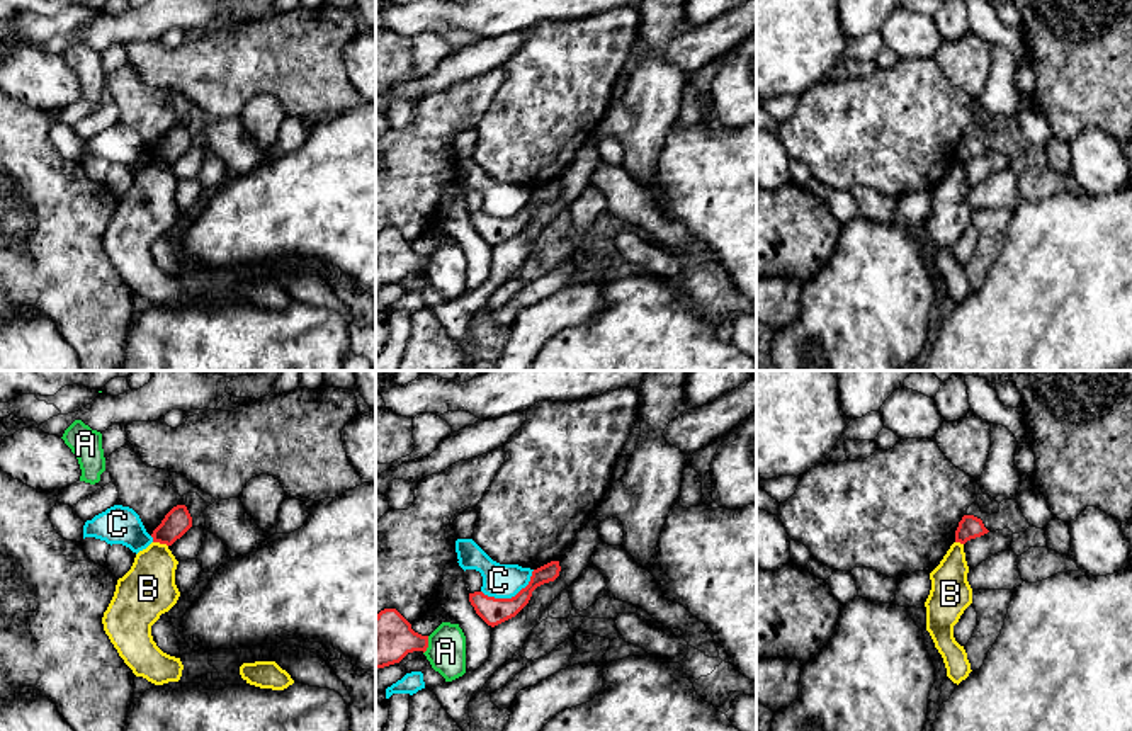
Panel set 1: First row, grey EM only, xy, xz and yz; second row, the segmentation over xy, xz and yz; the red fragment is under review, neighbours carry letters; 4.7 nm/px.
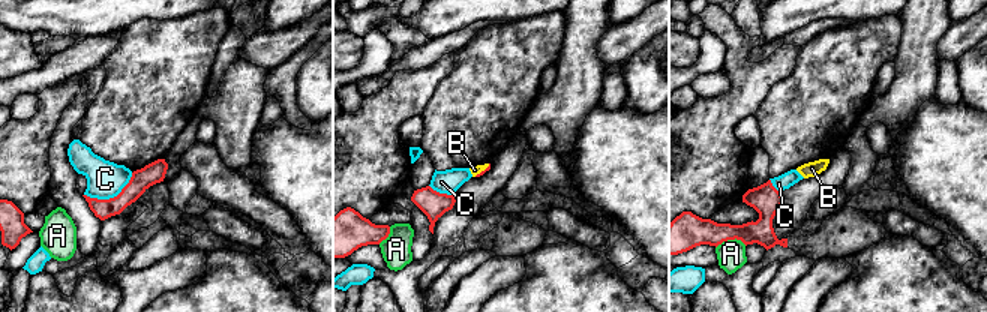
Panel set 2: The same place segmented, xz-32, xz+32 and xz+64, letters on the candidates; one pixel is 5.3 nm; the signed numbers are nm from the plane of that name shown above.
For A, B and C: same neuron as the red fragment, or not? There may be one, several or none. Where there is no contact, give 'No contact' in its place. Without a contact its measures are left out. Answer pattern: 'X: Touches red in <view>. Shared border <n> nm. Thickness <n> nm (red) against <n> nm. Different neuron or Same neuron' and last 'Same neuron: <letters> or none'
A: Touches red in xz. Shared border 90 nm. Thickness 240 nm (red) against 180 nm. Different neuron
B: Touches red in xy. Shared border 80 nm. Thickness 120 nm (red) against 260 nm. Different neuron
C: Touches red in xz. Shared border 280 nm. Thickness 130 nm (red) against 160 nm. Different neuron
Same neuron: none

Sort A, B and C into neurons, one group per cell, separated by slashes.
A / B / C

